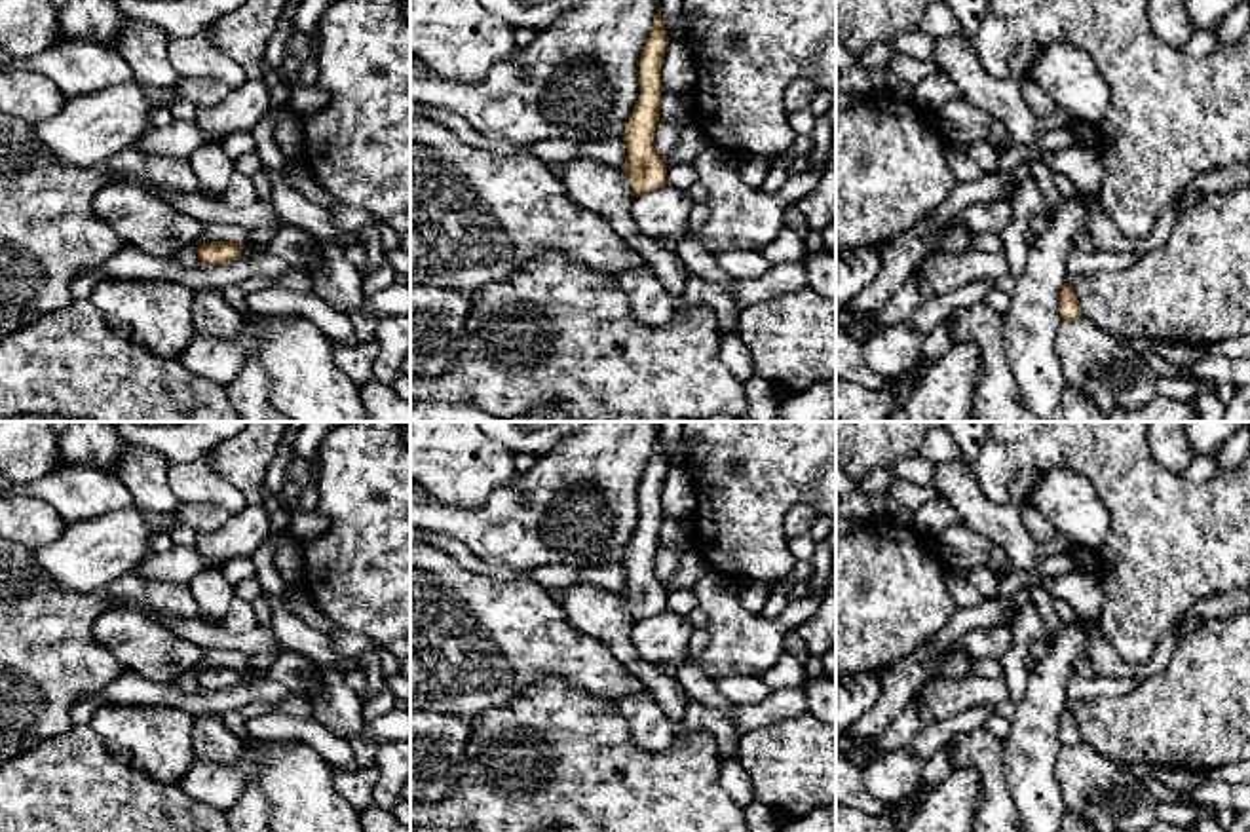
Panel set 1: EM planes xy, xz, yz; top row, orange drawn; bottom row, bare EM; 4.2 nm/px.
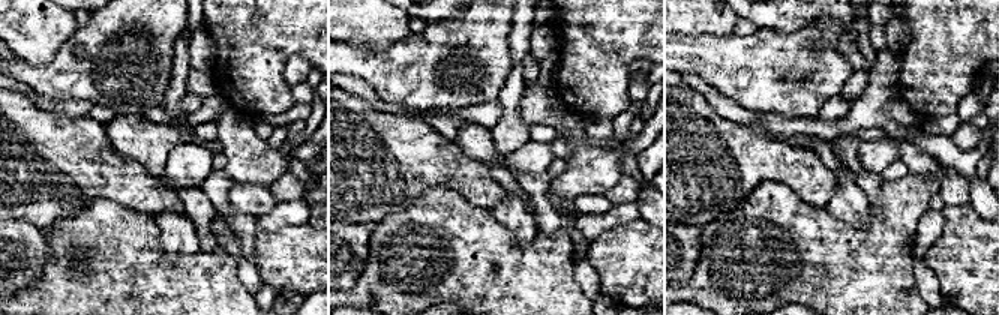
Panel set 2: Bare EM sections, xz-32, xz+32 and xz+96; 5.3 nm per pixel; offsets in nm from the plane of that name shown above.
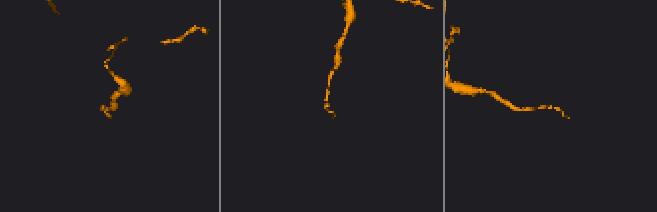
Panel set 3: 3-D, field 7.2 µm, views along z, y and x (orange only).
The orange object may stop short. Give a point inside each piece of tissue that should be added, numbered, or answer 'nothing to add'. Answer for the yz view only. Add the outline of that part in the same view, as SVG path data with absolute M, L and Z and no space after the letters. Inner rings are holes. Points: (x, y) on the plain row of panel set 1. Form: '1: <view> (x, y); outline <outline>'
nothing to add

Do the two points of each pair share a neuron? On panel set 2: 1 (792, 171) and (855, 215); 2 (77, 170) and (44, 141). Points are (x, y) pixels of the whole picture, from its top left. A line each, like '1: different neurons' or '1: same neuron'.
1: different neurons
2: same neuron

